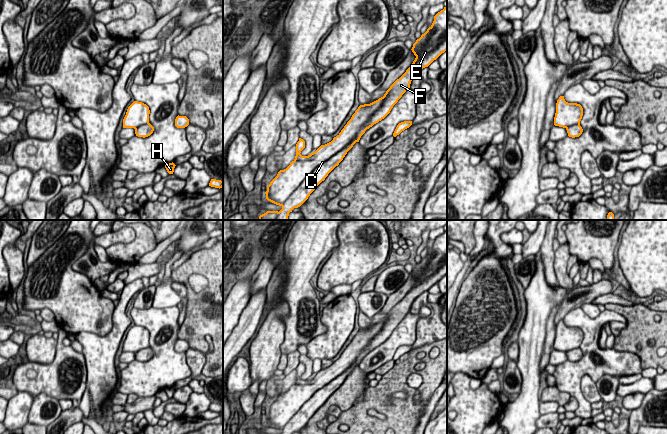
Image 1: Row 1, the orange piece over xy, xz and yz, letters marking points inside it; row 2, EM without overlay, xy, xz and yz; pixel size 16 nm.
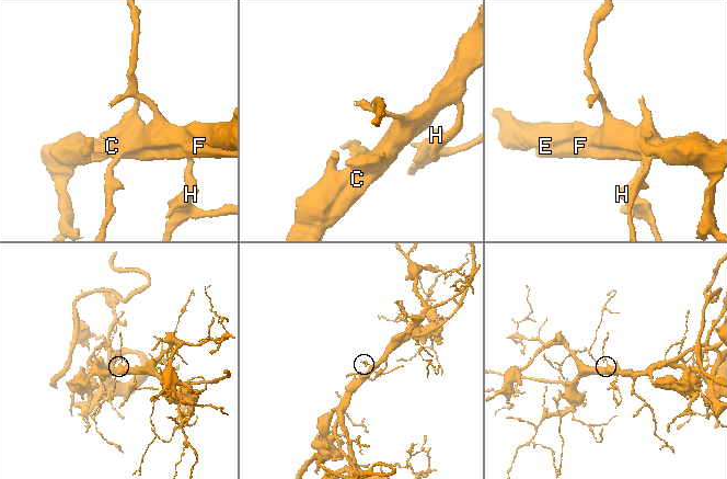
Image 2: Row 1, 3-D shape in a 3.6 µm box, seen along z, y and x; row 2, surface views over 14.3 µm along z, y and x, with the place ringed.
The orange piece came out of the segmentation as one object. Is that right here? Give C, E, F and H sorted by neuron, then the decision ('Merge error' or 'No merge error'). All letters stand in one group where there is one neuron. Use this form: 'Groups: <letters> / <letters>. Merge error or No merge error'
Groups: C E F H. No merge error

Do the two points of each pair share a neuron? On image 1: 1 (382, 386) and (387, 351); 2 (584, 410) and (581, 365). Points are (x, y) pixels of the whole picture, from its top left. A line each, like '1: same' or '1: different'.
1: different
2: same

